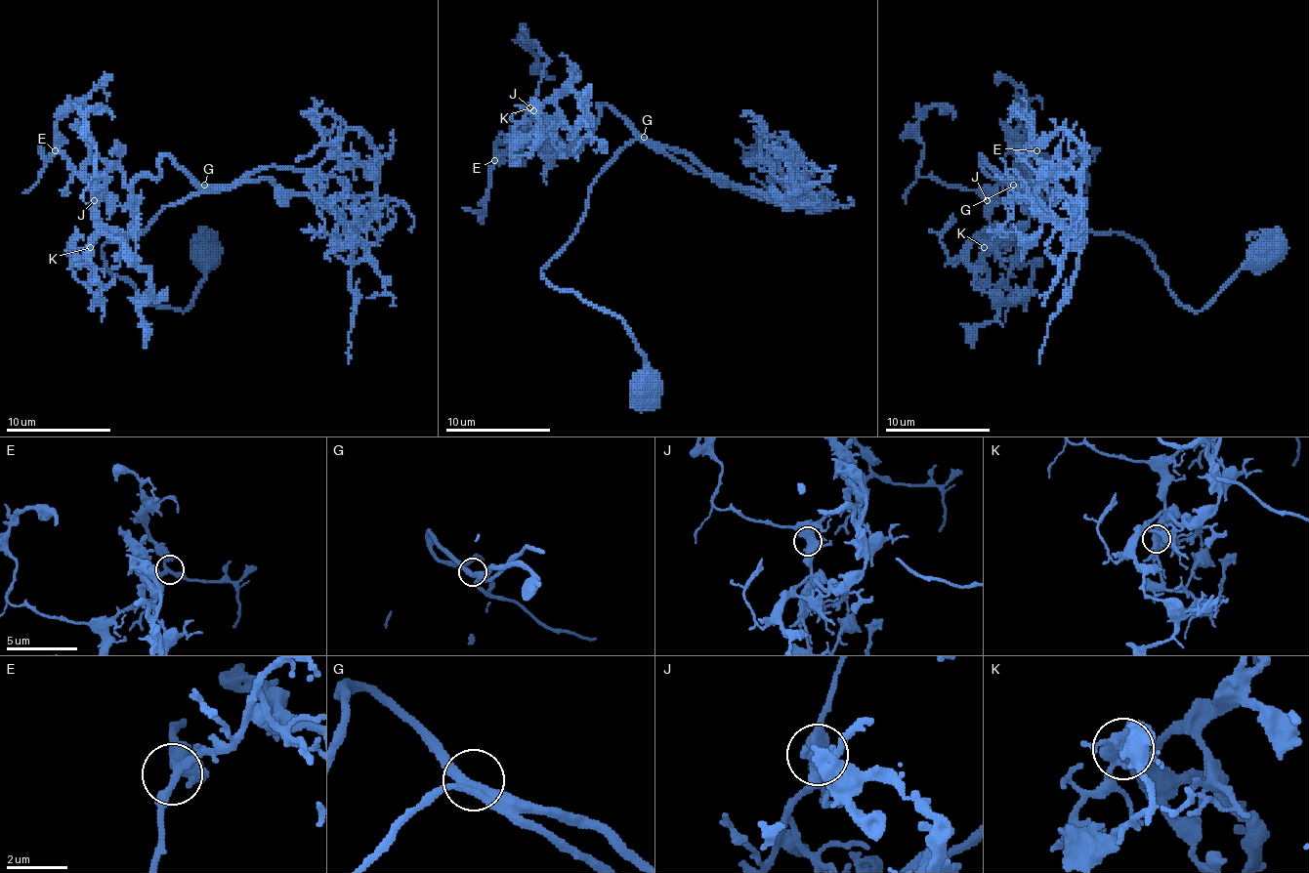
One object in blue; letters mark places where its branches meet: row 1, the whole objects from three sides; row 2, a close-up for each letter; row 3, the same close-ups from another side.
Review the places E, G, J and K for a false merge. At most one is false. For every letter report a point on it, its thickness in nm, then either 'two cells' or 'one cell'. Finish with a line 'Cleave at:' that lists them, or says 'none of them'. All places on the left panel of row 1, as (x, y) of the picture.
E: (55, 150) | 260 nm | one cell
G: (204, 185) | 360 nm | one cell
J: (94, 200) | 480 nm | one cell
K: (90, 247) | 440 nm | two cells
Cleave at: K

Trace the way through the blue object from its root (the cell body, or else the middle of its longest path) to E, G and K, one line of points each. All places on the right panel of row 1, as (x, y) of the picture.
E: (1268, 250), (1195, 311), (1139, 242), (1066, 227), (982, 161), (1024, 185), (1036, 150)
G: (1268, 250), (1195, 311), (1176, 298), (1139, 242), (1116, 232), (1066, 227), (1042, 206), (1024, 200), (1013, 185)
K: (1268, 250), (1195, 311), (1139, 242), (1066, 227), (982, 156), (992, 177), (1021, 180), (1029, 214), (985, 248)

